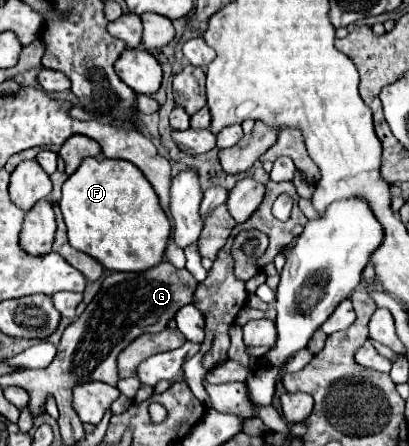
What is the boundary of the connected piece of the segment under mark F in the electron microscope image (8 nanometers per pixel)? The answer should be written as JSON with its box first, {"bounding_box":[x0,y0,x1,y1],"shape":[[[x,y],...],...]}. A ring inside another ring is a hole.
{"bounding_box":[59,157,171,271],"shape":[[[87,157],[79,165],[79,169],[63,183],[63,197],[59,201],[69,243],[95,257],[105,269],[111,271],[147,271],[163,261],[163,251],[167,245],[167,239],[171,235],[171,223],[167,215],[163,213],[157,193],[153,191],[151,183],[145,179],[145,175],[123,159],[107,159],[107,157]]]}

